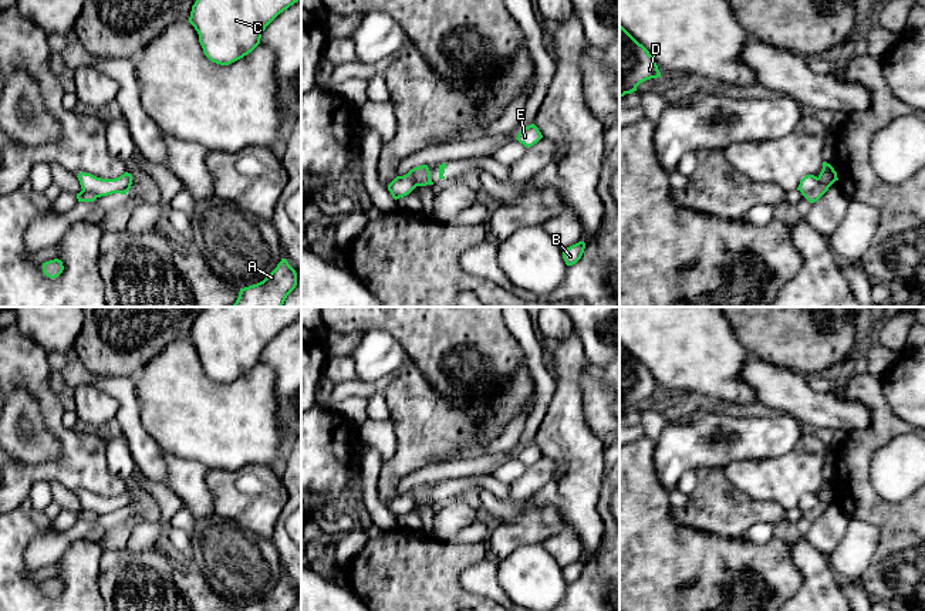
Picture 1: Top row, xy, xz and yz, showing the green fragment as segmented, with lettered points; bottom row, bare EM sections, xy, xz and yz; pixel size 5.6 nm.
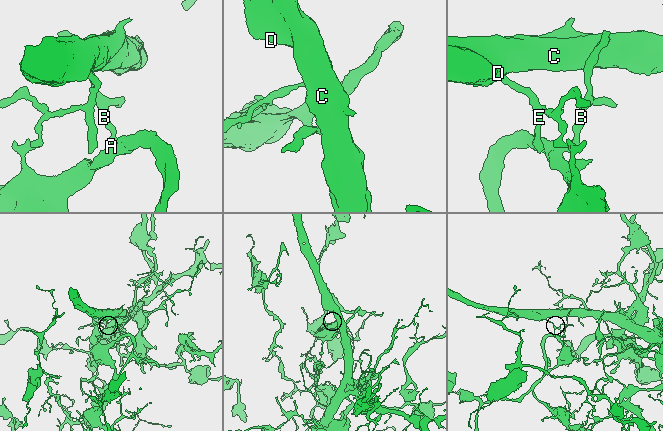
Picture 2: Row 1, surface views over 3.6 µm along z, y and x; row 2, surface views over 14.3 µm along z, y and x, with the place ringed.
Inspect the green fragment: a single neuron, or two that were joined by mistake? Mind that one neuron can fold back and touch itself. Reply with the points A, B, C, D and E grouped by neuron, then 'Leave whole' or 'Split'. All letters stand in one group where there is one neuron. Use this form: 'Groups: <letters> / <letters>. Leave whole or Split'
Groups: A B / C D E. Split

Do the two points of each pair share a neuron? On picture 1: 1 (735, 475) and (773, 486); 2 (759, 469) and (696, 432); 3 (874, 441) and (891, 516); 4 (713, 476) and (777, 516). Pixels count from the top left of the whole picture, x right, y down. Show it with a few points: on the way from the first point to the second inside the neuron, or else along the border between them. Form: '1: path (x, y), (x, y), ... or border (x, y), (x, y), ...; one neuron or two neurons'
1: path (745, 475), (763, 479); one neuron
2: border (775, 456), (736, 458), (721, 466); two neurons
3: path (860, 461), (860, 489), (871, 500); one neuron
4: path (726, 493), (745, 512), (760, 512); one neuron

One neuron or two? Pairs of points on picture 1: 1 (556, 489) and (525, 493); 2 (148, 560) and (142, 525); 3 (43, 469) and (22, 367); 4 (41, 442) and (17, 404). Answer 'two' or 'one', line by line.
1: two
2: two
3: one
4: one

